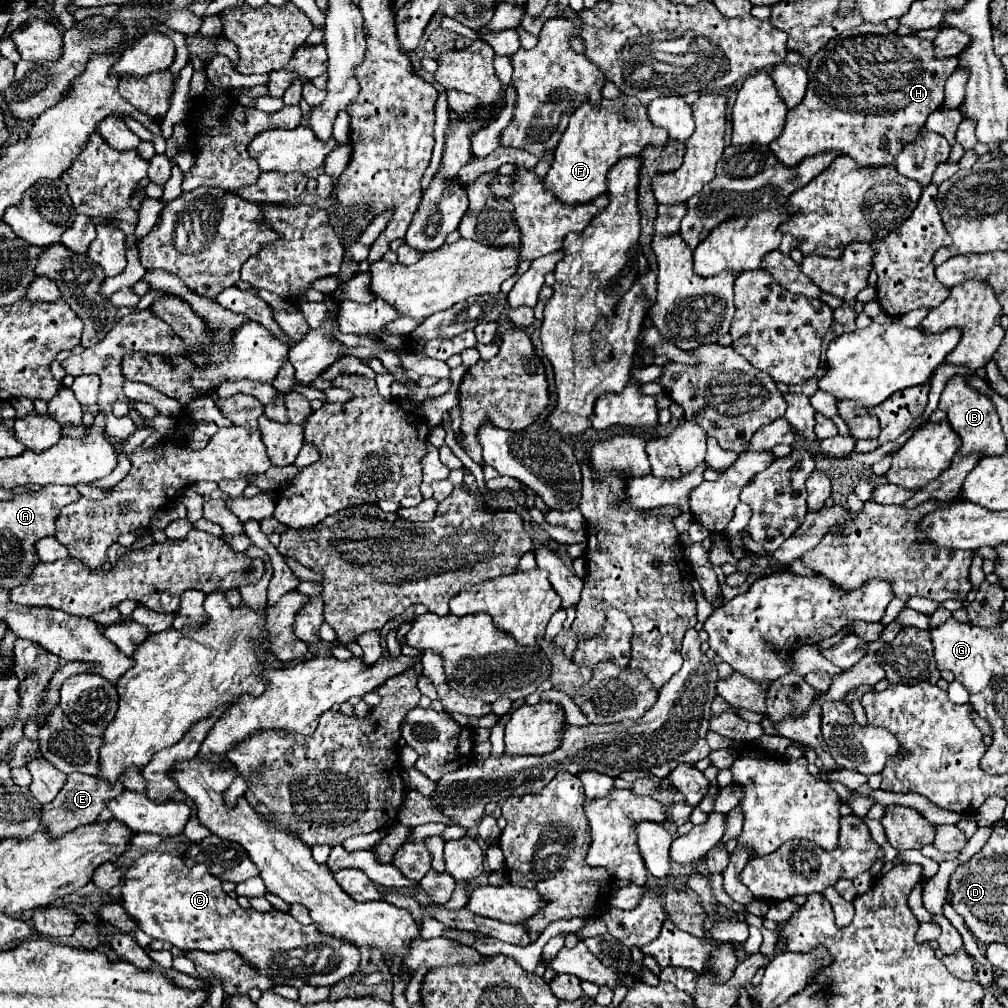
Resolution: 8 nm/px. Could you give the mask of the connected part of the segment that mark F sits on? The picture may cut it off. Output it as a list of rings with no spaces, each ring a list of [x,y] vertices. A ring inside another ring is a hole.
[[[621,95],[617,99],[603,99],[597,107],[585,101],[571,115],[569,127],[555,149],[555,161],[545,175],[545,187],[553,189],[563,203],[589,203],[607,191],[607,171],[621,157],[639,155],[649,143],[665,145],[667,139],[667,131],[647,119],[647,107],[635,97]]]

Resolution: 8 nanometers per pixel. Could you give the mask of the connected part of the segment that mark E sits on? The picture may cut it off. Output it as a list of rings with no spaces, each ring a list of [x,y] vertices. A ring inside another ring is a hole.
[[[71,773],[67,777],[65,787],[59,791],[59,795],[51,803],[43,805],[43,825],[47,827],[47,831],[53,837],[61,837],[69,831],[75,831],[81,825],[89,825],[105,809],[107,799],[115,799],[123,789],[125,789],[123,783],[115,783],[111,787],[107,781],[103,781],[99,777],[91,777],[91,775],[83,775],[83,773]]]

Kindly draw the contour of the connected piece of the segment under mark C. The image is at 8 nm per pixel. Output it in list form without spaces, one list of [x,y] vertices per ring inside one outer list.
[[[151,851],[139,857],[129,871],[125,873],[125,885],[121,891],[125,911],[139,921],[139,927],[151,935],[153,939],[169,941],[171,945],[183,951],[223,951],[231,949],[237,951],[245,961],[255,965],[263,975],[269,975],[275,985],[315,985],[315,987],[333,987],[341,979],[355,973],[359,967],[359,949],[351,943],[343,943],[333,935],[323,935],[315,925],[301,925],[289,913],[267,911],[259,913],[253,909],[241,909],[235,899],[231,899],[223,889],[221,881],[215,879],[205,865],[187,867],[181,857],[173,857],[171,853]]]

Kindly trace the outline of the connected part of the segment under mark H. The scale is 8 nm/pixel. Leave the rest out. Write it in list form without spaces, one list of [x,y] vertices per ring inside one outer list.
[[[861,25],[853,31],[873,31],[871,35],[855,37],[835,37],[819,53],[811,57],[809,65],[809,85],[799,107],[787,113],[787,123],[783,133],[771,141],[771,149],[779,161],[787,167],[801,163],[807,155],[841,149],[845,155],[861,165],[891,165],[893,157],[899,153],[901,143],[915,141],[917,133],[925,125],[927,117],[941,109],[943,105],[943,85],[947,77],[955,71],[955,57],[935,59],[933,41],[919,39],[917,35],[895,35],[885,29],[885,25]]]

